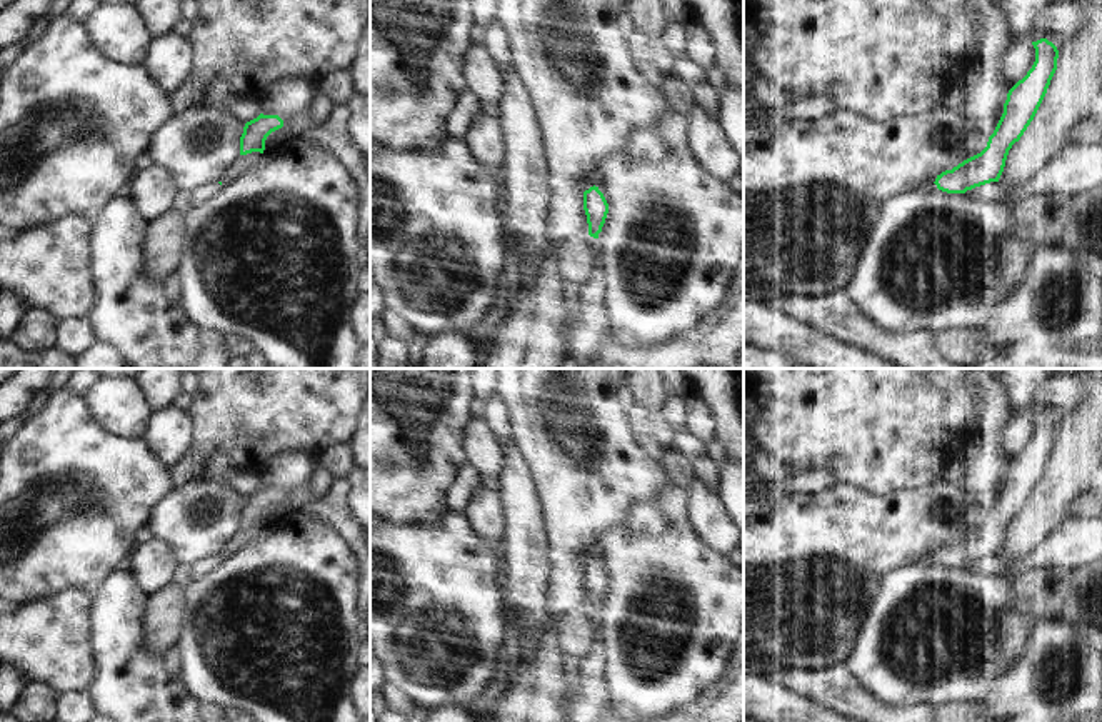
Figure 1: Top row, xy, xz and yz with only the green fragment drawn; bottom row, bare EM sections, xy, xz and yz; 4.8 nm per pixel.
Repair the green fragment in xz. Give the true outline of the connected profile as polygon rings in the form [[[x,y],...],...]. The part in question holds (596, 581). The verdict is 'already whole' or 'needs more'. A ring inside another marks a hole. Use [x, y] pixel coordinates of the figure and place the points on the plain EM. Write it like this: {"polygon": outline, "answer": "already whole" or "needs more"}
{"polygon": [[[592,549],[580,554],[579,564],[584,567],[584,584],[589,597],[589,609],[599,612],[609,587],[609,577],[599,560],[594,557]]], "answer": "needs more"}

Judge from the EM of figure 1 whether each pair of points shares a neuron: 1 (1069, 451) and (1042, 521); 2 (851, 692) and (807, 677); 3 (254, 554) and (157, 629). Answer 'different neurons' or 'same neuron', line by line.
1: same neuron
2: same neuron
3: different neurons

